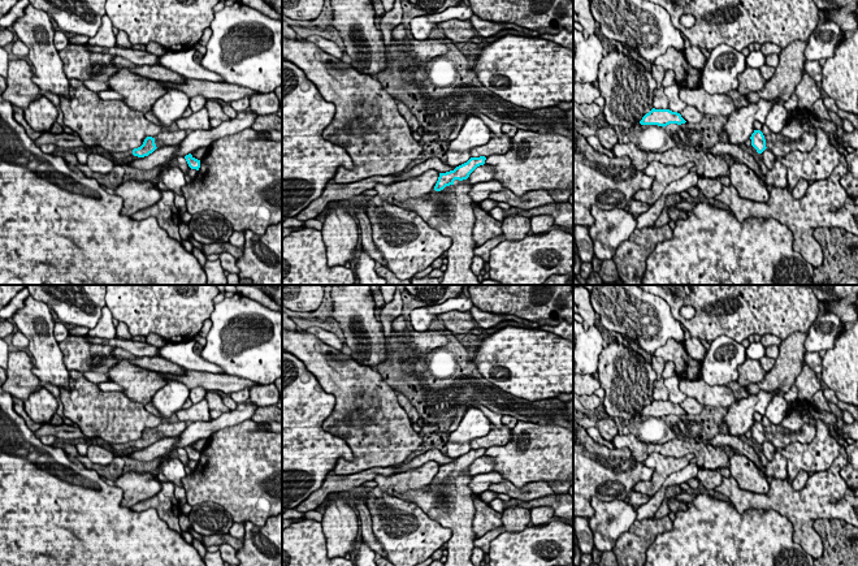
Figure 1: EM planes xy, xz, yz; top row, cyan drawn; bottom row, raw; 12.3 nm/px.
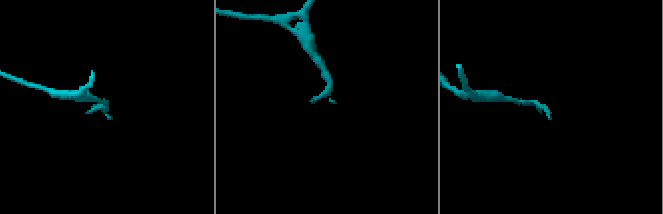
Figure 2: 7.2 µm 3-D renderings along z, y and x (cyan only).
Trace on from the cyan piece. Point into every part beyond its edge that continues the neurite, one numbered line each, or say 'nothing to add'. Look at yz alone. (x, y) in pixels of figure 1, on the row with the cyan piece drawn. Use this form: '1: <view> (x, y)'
1: yz (779, 145)

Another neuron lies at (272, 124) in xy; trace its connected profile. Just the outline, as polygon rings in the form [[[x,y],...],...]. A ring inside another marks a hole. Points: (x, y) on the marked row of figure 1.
[[[277,115],[257,116],[251,128],[260,134],[266,133],[268,139],[282,142],[282,118]]]

